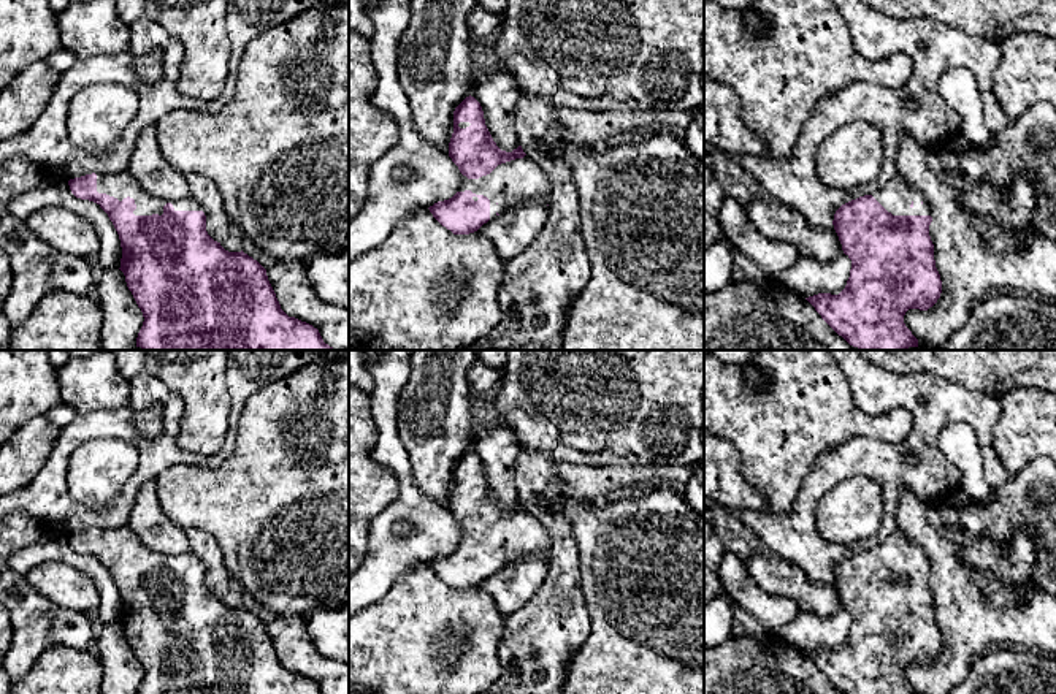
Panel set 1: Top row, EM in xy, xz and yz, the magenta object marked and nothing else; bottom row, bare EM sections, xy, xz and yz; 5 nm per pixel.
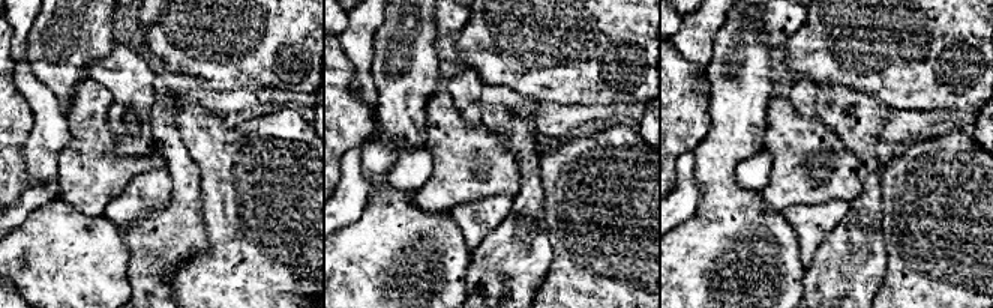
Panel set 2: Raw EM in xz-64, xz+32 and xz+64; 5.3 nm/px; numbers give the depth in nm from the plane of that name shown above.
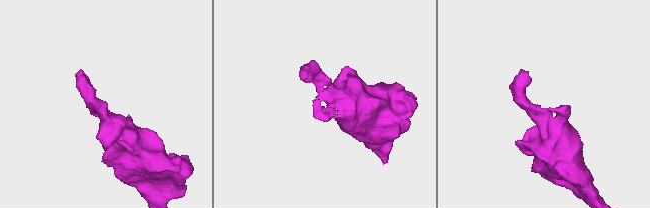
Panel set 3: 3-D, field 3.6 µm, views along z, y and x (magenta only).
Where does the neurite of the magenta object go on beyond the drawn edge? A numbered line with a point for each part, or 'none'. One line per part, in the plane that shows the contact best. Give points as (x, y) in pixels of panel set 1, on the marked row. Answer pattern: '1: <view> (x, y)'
1: xy (122, 184)

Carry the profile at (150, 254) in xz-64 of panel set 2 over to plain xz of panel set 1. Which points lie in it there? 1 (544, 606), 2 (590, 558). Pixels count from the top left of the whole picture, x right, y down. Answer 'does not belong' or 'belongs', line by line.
1: belongs
2: does not belong

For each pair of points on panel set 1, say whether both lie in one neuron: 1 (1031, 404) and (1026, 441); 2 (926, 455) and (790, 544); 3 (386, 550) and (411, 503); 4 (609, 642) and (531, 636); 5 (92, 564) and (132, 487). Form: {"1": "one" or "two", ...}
{"1": "one", "2": "one", "3": "one", "4": "two", "5": "two"}

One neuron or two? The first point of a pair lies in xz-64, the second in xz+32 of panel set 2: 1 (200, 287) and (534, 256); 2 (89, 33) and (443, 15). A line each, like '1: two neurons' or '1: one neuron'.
1: two neurons
2: two neurons

